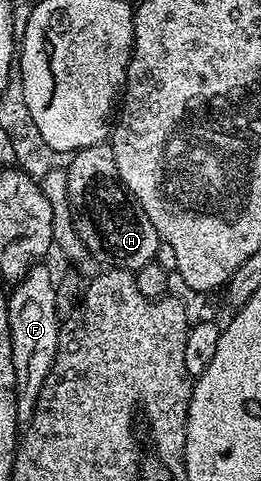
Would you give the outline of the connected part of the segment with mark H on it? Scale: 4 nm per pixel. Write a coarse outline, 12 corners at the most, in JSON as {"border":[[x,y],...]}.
{"border":[[111,146],[66,170],[83,250],[133,273],[160,235],[122,181]]}

